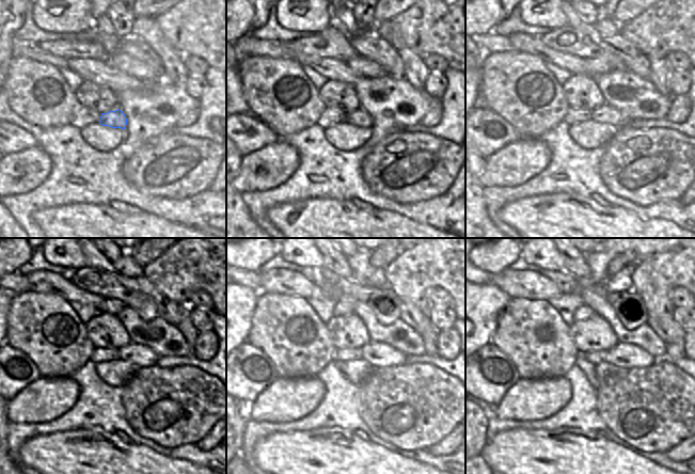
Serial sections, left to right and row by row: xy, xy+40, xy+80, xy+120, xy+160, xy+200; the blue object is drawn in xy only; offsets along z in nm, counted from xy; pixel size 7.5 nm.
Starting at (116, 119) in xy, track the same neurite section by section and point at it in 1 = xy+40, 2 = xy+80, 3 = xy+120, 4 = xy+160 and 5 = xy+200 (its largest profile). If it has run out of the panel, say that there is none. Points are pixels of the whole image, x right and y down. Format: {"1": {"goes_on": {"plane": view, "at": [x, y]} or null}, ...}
{"1": {"goes_on": {"plane": "xy+40", "at": [360, 117]}}, "2": {"goes_on": {"plane": "xy+80", "at": [605, 114]}}, "3": {"goes_on": {"plane": "xy+120", "at": [141, 356]}}, "4": {"goes_on": {"plane": "xy+160", "at": [379, 354]}}, "5": {"goes_on": {"plane": "xy+200", "at": [624, 356]}}}

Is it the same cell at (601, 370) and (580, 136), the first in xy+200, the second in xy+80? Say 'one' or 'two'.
one

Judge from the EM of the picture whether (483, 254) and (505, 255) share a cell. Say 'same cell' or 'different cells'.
same cell

